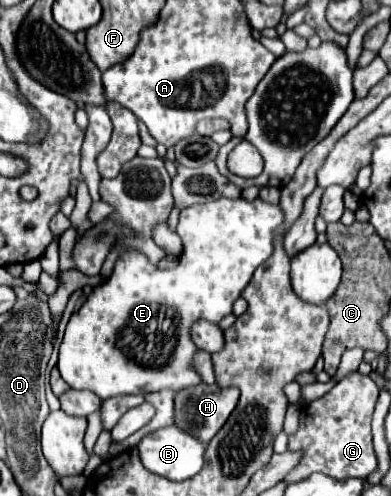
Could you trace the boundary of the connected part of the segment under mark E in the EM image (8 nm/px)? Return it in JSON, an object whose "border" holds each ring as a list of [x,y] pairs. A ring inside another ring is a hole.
{"border":[[[217,199],[217,201],[211,201],[211,203],[203,203],[203,205],[193,205],[189,209],[183,209],[179,215],[179,222],[176,228],[176,232],[181,241],[183,241],[183,255],[179,259],[179,265],[175,269],[169,269],[169,271],[161,271],[157,269],[155,265],[149,263],[149,259],[137,251],[137,249],[125,249],[117,263],[115,263],[115,269],[111,273],[111,277],[93,287],[93,291],[89,293],[87,301],[81,305],[81,309],[77,313],[71,315],[69,323],[67,323],[67,329],[65,329],[65,337],[63,337],[63,343],[59,347],[59,373],[61,377],[65,379],[65,383],[73,389],[89,389],[93,393],[97,393],[101,399],[109,399],[109,397],[119,397],[119,395],[129,395],[129,393],[153,393],[153,391],[161,391],[165,387],[177,391],[177,389],[183,389],[183,387],[189,387],[189,385],[195,385],[195,383],[201,383],[201,379],[197,377],[197,373],[191,369],[191,357],[193,353],[197,351],[197,347],[193,345],[191,337],[189,337],[189,327],[193,321],[197,319],[207,319],[211,323],[219,323],[219,319],[223,319],[225,315],[231,313],[231,307],[235,303],[235,299],[239,299],[241,291],[249,285],[251,277],[253,277],[253,271],[273,253],[273,231],[271,229],[277,229],[277,225],[281,225],[283,221],[283,213],[279,209],[279,205],[269,205],[261,199],[255,199],[255,201],[245,201],[245,199]]]}

